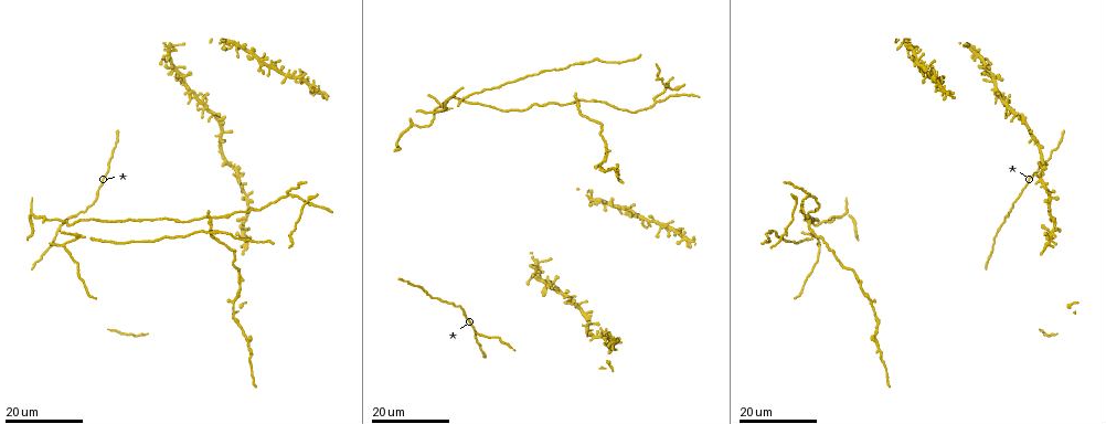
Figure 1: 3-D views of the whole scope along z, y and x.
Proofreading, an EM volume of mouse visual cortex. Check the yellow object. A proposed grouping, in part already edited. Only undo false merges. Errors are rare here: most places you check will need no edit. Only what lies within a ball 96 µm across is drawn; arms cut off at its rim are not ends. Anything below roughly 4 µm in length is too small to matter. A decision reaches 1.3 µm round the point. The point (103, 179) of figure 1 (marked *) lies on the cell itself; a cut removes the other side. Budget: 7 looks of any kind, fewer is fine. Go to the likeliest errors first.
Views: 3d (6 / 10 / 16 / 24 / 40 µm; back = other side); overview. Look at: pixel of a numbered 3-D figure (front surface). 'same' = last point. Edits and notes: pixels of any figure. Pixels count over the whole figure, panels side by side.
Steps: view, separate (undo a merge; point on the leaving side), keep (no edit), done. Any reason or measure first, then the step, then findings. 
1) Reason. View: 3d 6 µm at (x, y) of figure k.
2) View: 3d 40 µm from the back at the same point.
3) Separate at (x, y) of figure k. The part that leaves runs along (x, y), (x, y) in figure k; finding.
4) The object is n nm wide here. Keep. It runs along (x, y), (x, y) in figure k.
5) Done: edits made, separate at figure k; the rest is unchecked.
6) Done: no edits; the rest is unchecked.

Looks like a crossing. View: 3d 16 µm at (211, 218) of figure 1.

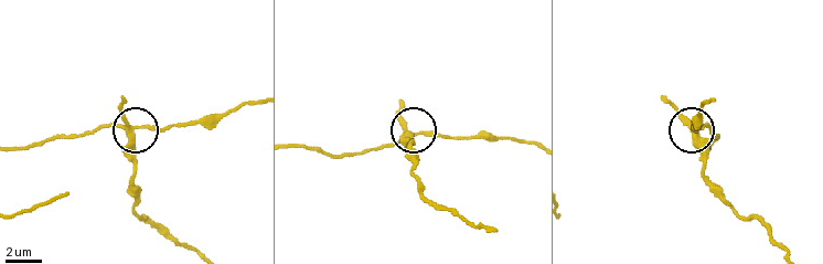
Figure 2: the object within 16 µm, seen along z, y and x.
View: 3d 6 µm at (134, 134) of figure 2.

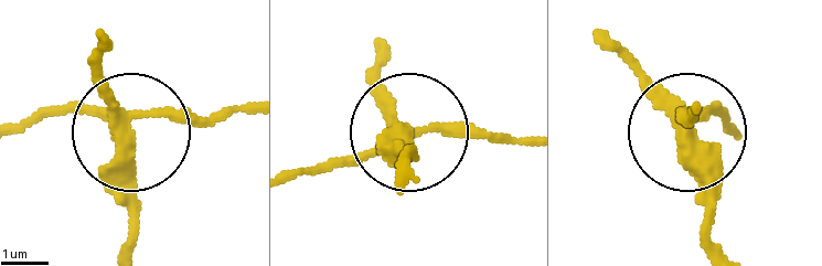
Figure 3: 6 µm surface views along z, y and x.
The side arm is 40 µm long; 4 arms meet here. Separate at (135, 185) of figure 3. Two cells meet here.

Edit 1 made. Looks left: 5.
View: overview.

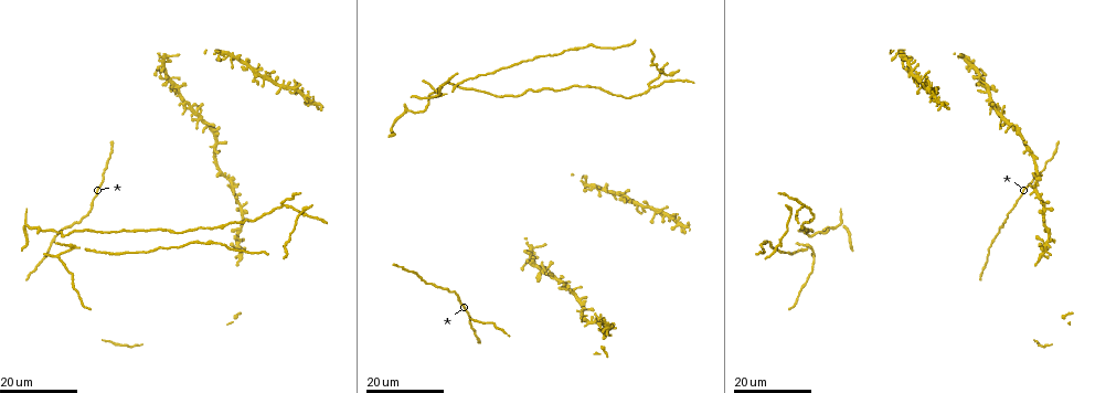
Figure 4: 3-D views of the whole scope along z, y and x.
Three arms meet. View: 3d 24 µm at (443, 93) of figure 4.

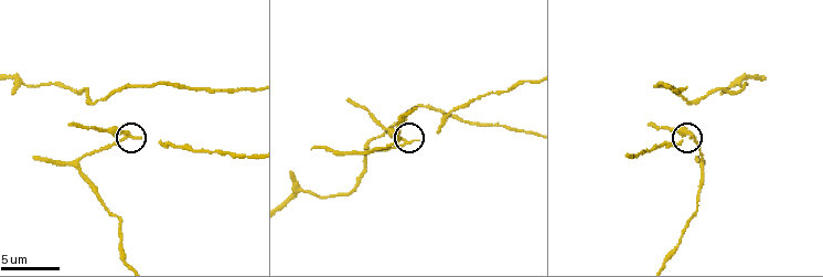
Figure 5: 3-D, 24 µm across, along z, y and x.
Zoom in. View: 3d 6 µm at (403, 143) of figure 5.

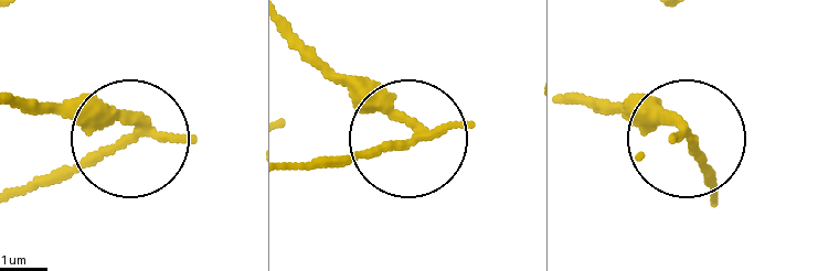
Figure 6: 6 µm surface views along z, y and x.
Separate at (76, 111) of figure 6. The part that leaves runs along (140, 127), (14, 107) in figure 6; two cells meet here.

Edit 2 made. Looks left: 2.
Done: edits made, separate at figure 3, separate at figure 6; the rest is unchecked.

